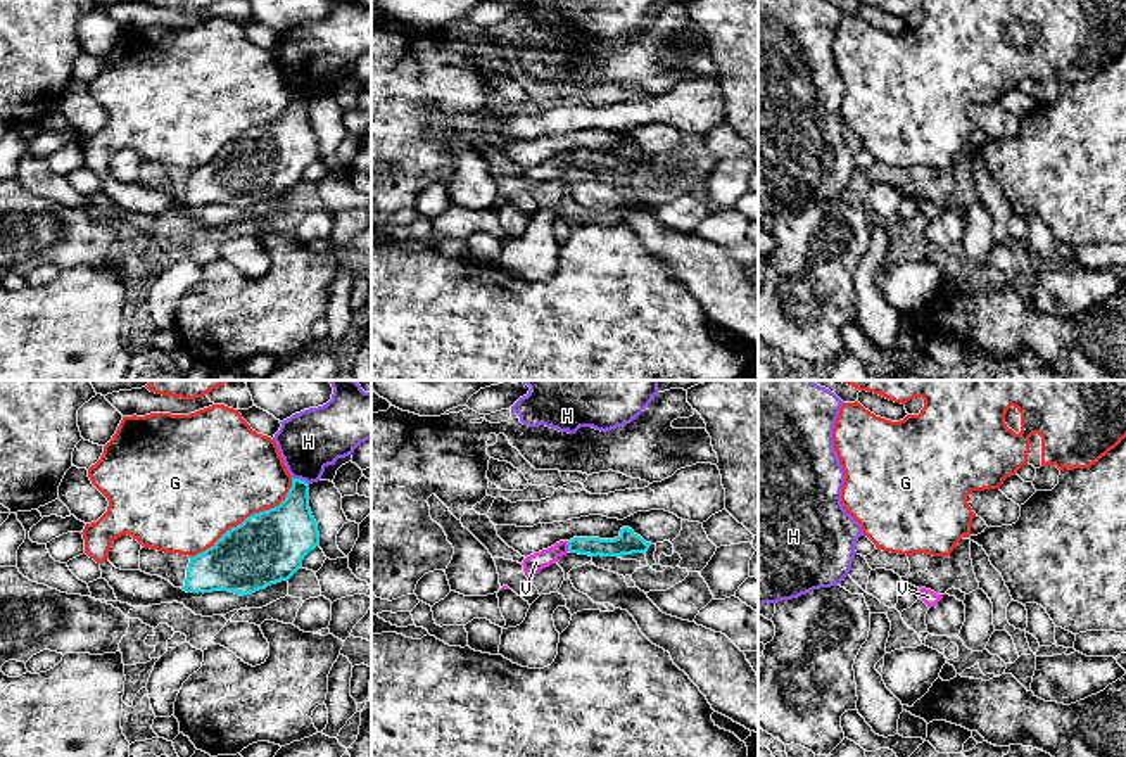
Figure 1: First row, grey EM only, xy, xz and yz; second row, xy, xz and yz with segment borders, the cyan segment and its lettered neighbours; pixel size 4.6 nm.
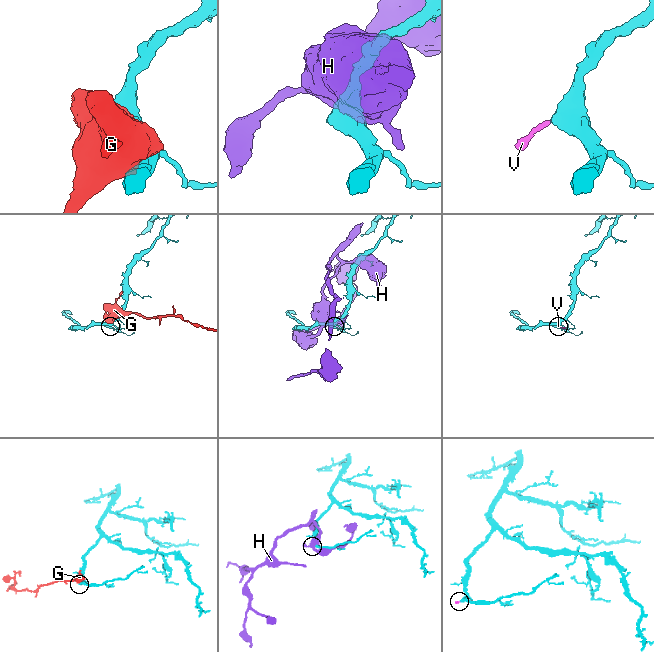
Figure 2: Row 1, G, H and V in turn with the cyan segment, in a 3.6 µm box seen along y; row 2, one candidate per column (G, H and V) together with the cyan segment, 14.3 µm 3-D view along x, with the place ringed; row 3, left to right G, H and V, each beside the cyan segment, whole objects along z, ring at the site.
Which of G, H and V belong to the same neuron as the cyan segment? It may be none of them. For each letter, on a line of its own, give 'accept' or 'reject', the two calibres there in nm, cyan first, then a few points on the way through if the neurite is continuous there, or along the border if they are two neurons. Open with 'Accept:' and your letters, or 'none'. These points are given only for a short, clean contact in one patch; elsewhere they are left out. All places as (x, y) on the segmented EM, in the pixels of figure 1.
Accept: V
G: reject; 340 nm thick on the cyan side, 500 nm on the other
H: reject; 260 nm thick on the cyan side, 280 nm on the other
V: accept; 90 nm thick on the cyan side, 90 nm on the other; runs through xz (622, 545), (569, 547), (536, 562)

